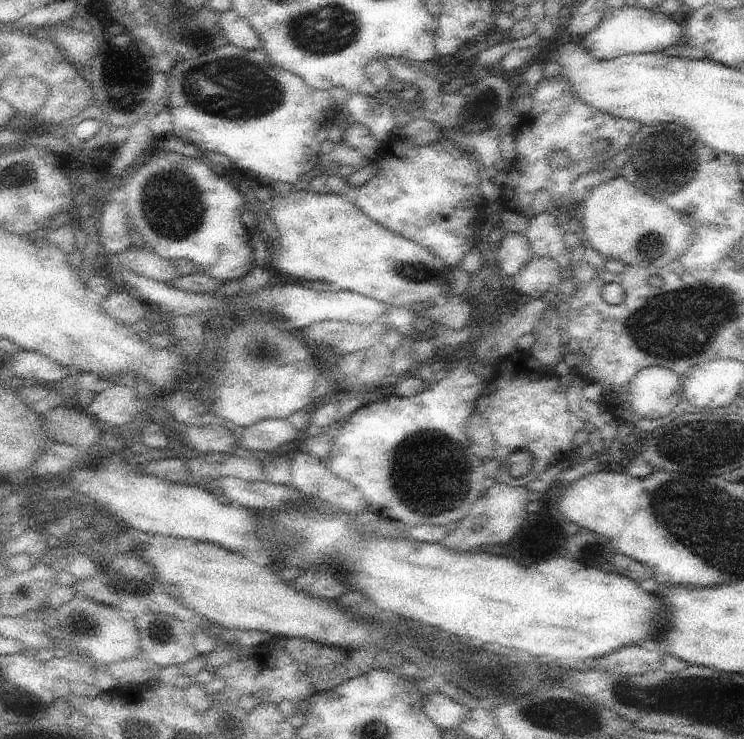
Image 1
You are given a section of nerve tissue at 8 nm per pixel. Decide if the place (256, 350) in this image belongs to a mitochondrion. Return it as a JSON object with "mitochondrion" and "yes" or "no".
{"mitochondrion":"yes"}

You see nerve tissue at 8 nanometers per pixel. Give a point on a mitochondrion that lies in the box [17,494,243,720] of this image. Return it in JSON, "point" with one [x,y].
{"point":[112,546]}

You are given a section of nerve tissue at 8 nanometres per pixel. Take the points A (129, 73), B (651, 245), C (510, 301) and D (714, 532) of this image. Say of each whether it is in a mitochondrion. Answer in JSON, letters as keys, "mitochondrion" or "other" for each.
{"A":"mitochondrion","B":"mitochondrion","C":"other","D":"mitochondrion"}

